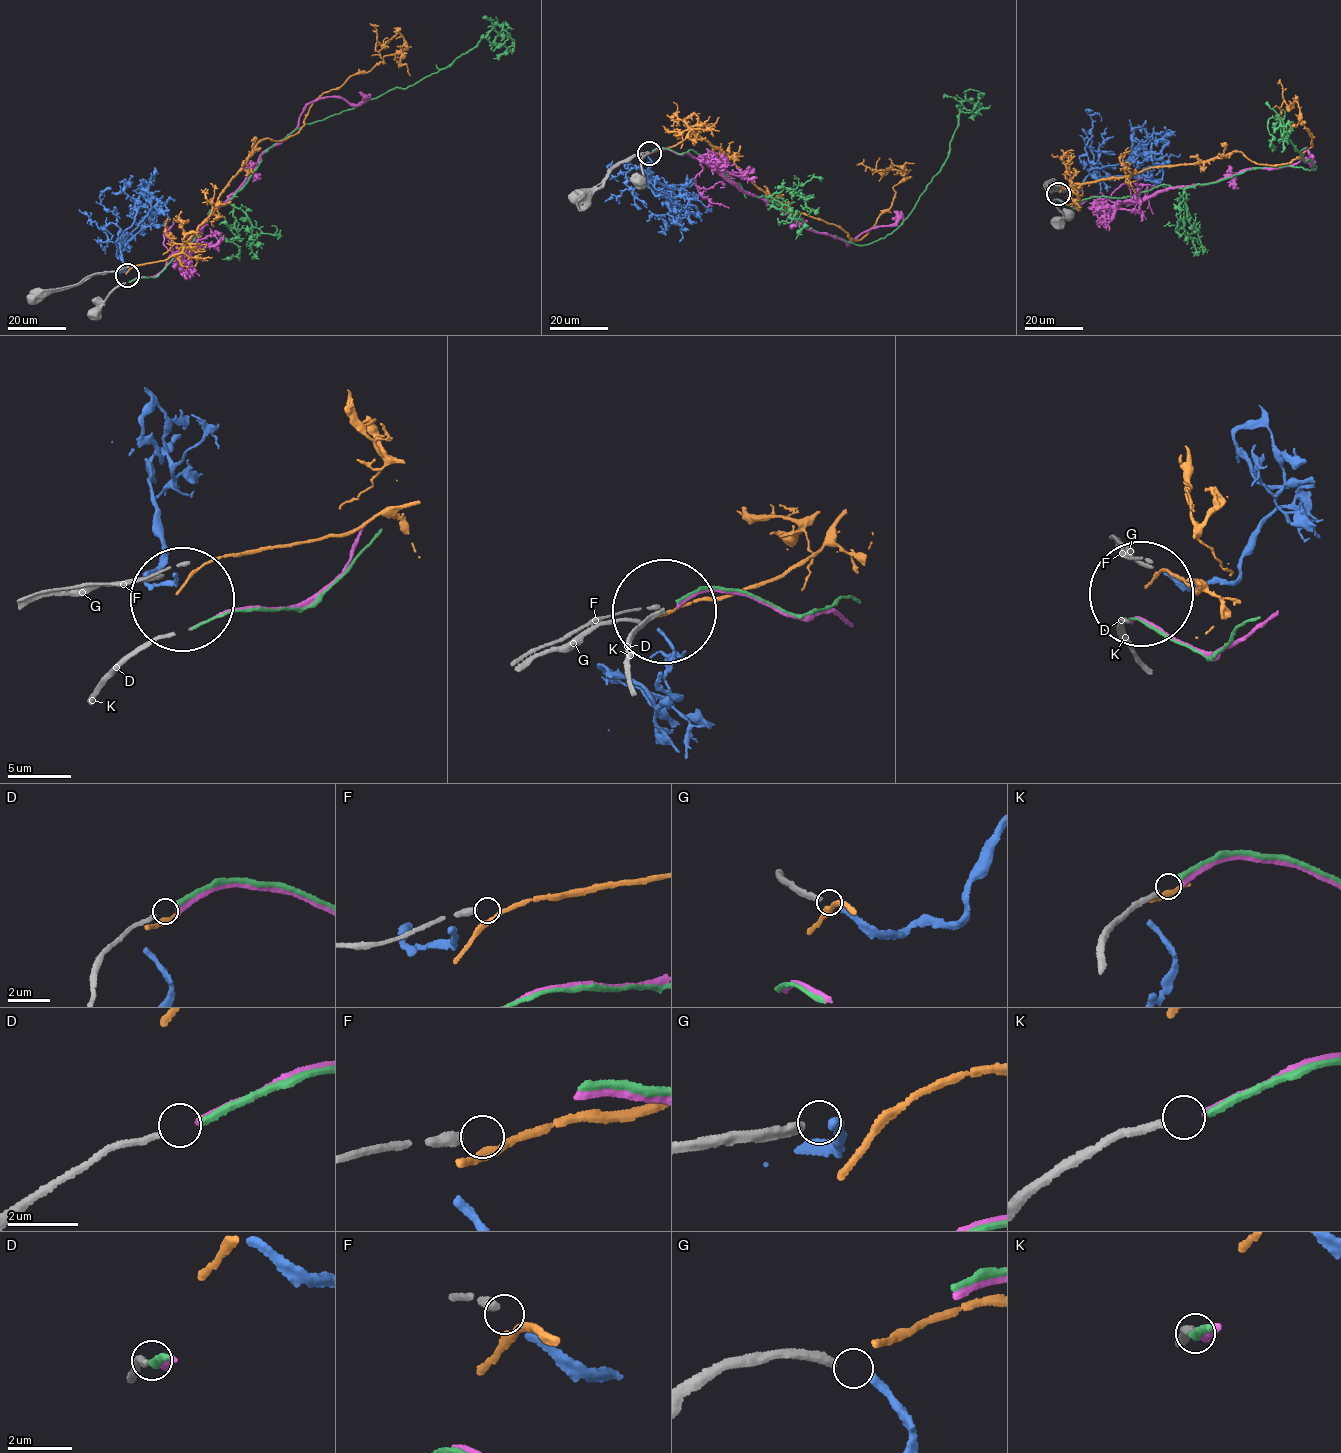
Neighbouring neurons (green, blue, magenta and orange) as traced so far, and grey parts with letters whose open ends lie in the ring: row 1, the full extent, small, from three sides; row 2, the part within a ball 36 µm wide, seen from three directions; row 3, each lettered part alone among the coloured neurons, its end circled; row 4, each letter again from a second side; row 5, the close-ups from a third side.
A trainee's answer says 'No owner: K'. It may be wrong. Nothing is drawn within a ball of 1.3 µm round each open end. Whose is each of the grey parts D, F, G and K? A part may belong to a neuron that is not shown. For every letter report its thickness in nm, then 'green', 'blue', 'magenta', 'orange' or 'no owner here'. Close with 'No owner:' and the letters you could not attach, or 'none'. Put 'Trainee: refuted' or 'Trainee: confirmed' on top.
Trainee: refuted
D: calibre 180 nm; green
F: calibre 320 nm; no owner here
G: calibre 280 nm; blue
K: calibre 240 nm; magenta
No owner: F

